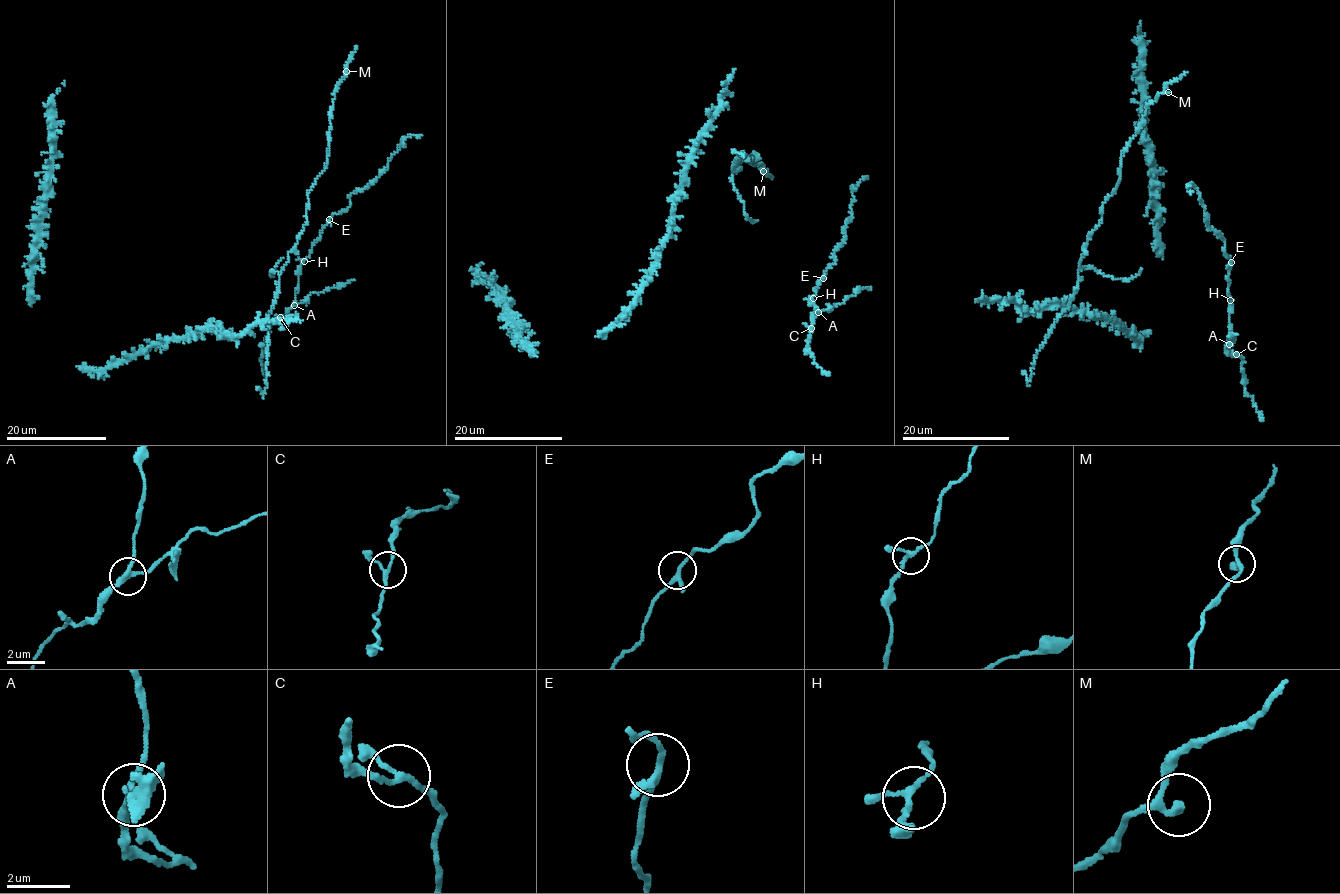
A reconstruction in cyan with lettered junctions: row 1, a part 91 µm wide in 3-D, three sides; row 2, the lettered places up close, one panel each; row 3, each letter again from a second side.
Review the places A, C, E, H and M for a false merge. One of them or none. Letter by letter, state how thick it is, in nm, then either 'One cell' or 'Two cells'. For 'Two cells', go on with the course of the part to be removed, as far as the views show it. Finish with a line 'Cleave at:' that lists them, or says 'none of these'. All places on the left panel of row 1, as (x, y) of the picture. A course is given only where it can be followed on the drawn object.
A: Thickness 190 nm. Two cells. Course of the part to remove: (294, 305), (311, 294), (353, 279)
C: Thickness 160 nm. One cell
E: Thickness 180 nm. One cell
H: Thickness 150 nm. One cell
M: Thickness 200 nm. One cell
Cleave at: A

